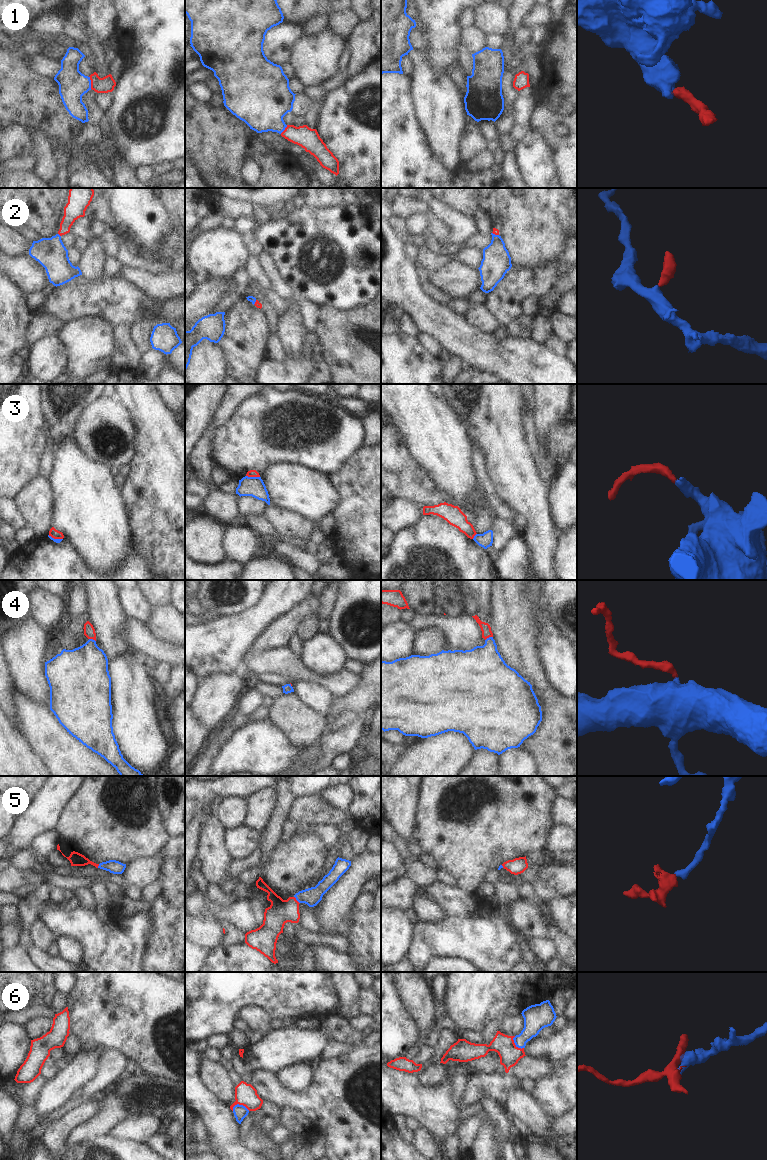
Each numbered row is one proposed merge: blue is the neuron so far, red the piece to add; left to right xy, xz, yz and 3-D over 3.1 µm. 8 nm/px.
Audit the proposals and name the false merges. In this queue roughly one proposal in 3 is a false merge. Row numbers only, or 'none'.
3

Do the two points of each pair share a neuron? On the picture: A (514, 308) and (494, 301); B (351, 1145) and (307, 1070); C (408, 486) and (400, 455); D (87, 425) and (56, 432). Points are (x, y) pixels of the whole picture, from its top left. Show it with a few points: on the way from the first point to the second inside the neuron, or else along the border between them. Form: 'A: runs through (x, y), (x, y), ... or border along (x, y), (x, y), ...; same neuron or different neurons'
A: runs through (509, 307), (499, 302); same neuron
B: border along (315, 1064), (313, 1083), (304, 1091), (293, 1092); different neurons
C: runs through (404, 478), (400, 469), (400, 463); same neuron
D: border along (89, 408), (82, 415), (74, 434); different neurons

